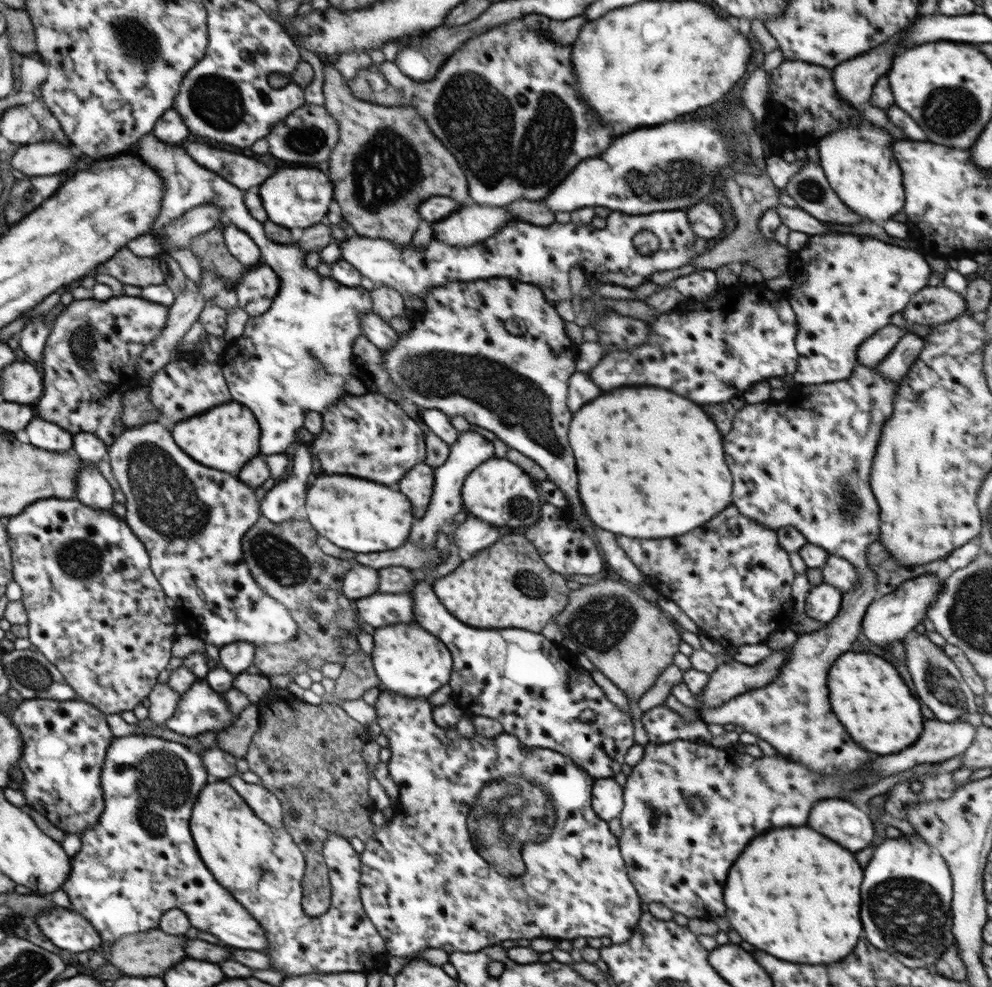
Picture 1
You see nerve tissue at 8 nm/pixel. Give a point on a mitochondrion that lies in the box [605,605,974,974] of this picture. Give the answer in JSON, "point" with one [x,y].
{"point":[909,913]}

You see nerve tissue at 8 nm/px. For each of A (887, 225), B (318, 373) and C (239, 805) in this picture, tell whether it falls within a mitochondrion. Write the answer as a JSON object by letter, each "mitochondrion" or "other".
{"A":"other","B":"mitochondrion","C":"other"}

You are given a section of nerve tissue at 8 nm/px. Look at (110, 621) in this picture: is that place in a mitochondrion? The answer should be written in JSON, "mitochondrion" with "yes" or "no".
{"mitochondrion":"no"}

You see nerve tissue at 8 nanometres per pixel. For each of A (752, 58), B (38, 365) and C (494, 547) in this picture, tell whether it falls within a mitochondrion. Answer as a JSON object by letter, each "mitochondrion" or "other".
{"A":"other","B":"other","C":"other"}

